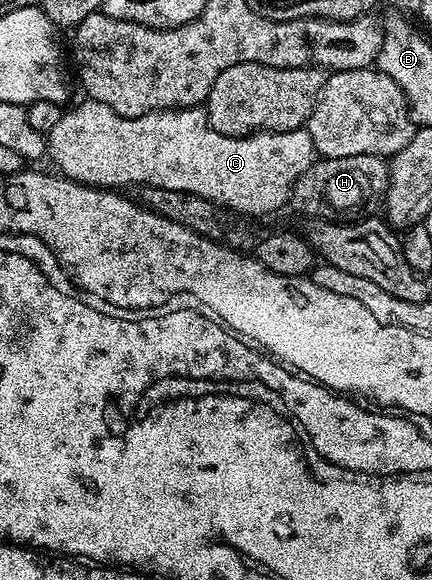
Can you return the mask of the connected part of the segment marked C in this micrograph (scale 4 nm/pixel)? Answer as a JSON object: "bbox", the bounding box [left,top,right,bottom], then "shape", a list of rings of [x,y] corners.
{"bbox":[46,99,317,215],"shape":[[[84,99],[77,109],[69,108],[46,133],[46,153],[63,176],[84,185],[124,187],[120,185],[153,185],[170,191],[190,191],[210,199],[223,209],[237,215],[272,213],[289,204],[297,179],[312,165],[317,156],[307,128],[291,129],[285,133],[251,133],[248,137],[231,137],[214,131],[203,108],[159,109],[141,117],[118,115],[106,103]]]}

